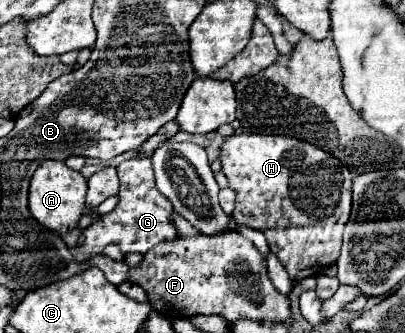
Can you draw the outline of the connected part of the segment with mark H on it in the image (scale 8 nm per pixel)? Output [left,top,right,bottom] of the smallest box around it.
[219,132,353,282]

